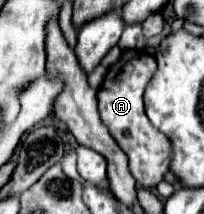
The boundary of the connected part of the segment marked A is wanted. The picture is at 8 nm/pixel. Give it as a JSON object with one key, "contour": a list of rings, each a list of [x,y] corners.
{"contour":[[[126,50],[120,60],[108,68],[108,74],[98,90],[98,112],[102,122],[108,126],[112,138],[126,152],[132,168],[132,176],[136,178],[138,188],[154,188],[162,176],[168,172],[172,146],[168,138],[158,132],[148,116],[144,114],[142,94],[156,72],[156,58],[142,50]]]}

